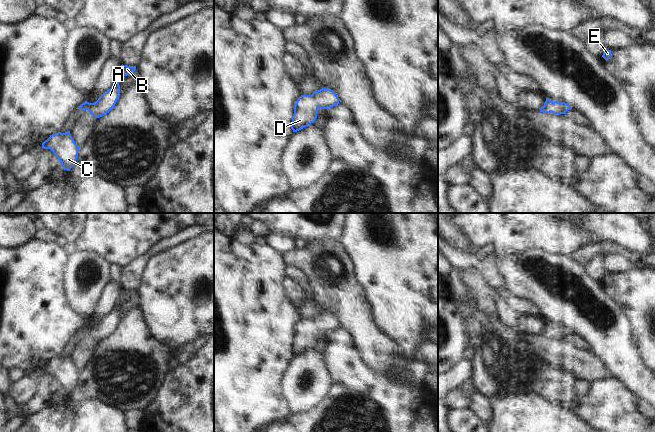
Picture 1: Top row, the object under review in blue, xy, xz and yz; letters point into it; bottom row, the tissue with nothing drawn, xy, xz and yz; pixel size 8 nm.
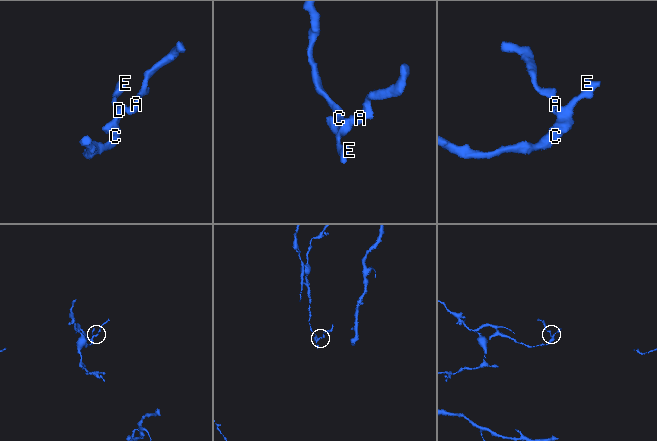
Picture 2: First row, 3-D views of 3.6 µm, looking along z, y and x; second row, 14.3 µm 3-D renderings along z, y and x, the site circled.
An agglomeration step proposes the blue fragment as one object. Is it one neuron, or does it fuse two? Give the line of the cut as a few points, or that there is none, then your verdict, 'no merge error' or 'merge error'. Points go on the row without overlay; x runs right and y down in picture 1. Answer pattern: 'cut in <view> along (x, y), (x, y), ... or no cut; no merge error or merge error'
no cut; no merge error

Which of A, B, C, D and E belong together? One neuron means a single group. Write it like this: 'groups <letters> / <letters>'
groups A B C D E

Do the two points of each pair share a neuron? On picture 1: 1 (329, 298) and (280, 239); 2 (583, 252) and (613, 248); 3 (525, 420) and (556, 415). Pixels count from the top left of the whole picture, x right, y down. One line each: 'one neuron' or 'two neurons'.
1: two neurons
2: one neuron
3: one neuron

